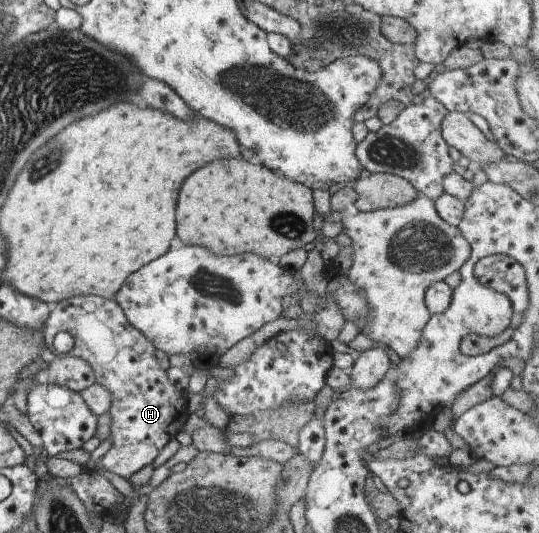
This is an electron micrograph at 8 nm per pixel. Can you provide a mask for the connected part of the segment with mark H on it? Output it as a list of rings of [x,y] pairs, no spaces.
[[[75,296],[62,299],[52,305],[51,312],[45,321],[44,340],[46,346],[53,345],[53,337],[61,331],[71,331],[75,337],[75,347],[69,354],[72,358],[79,356],[91,364],[97,383],[104,385],[112,395],[112,404],[109,413],[112,417],[110,436],[112,446],[97,463],[89,461],[88,469],[102,469],[117,473],[129,481],[133,473],[137,473],[153,460],[169,441],[185,427],[189,416],[185,394],[178,391],[170,382],[165,370],[161,369],[157,357],[156,347],[140,332],[133,327],[126,318],[120,305],[113,299],[108,300],[101,296]]]

